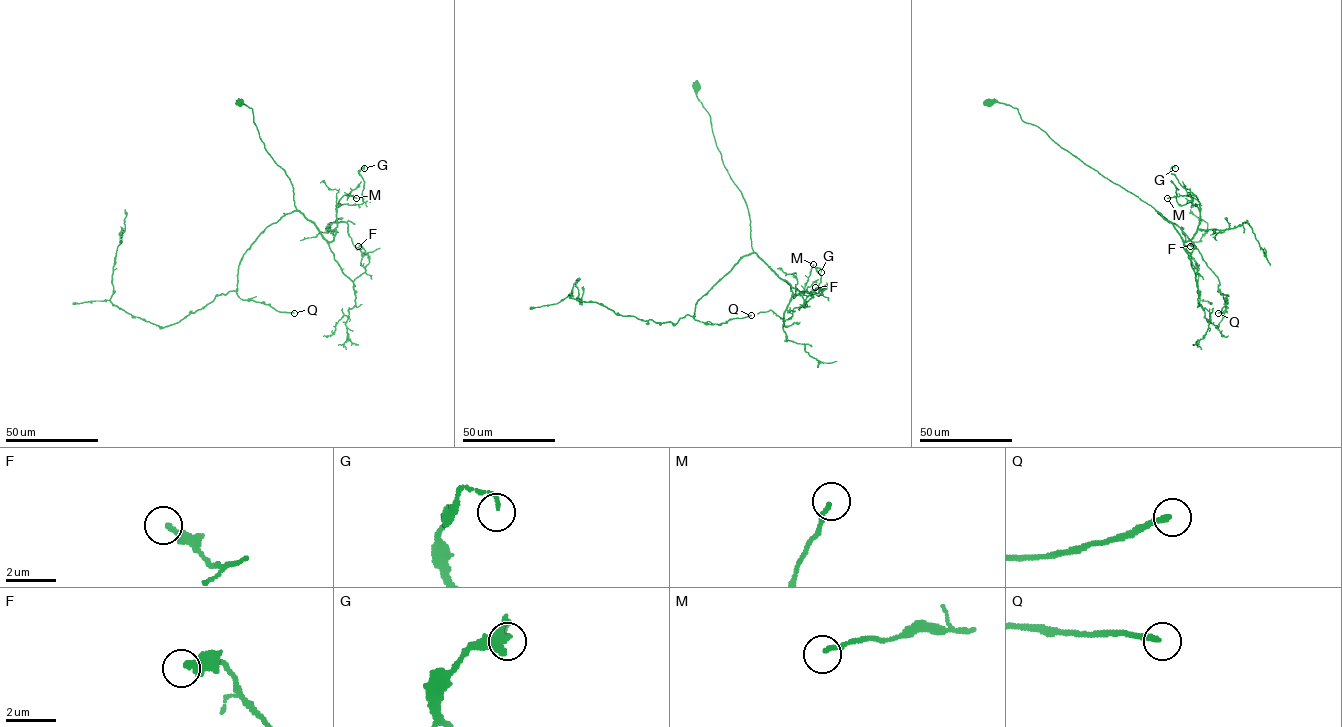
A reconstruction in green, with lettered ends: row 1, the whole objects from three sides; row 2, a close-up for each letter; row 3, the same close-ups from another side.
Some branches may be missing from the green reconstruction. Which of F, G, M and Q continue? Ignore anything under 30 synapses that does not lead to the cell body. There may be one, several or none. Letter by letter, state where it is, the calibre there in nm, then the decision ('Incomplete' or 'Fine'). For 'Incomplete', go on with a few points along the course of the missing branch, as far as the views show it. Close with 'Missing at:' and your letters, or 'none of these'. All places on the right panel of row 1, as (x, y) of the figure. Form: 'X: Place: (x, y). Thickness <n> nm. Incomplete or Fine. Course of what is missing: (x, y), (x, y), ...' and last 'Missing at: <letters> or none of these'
F: Place: (1190, 246). Thickness 300 nm. Fine
G: Place: (1175, 168). Thickness 130 nm. Fine
M: Place: (1167, 198). Thickness 150 nm. Fine
Q: Place: (1218, 313). Thickness 200 nm. Incomplete. Course of what is missing: (1218, 313), (1212, 311), (1205, 300), (1196, 250), (1199, 229), (1217, 226)
Missing at: Q

